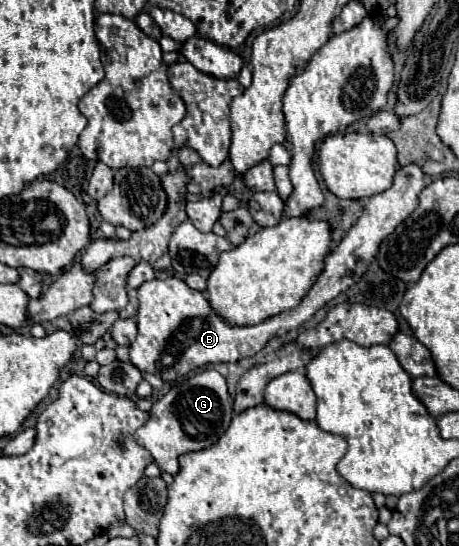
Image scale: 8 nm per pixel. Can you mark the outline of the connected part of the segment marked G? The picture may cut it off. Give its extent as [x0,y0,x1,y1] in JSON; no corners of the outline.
[133,369,233,475]

